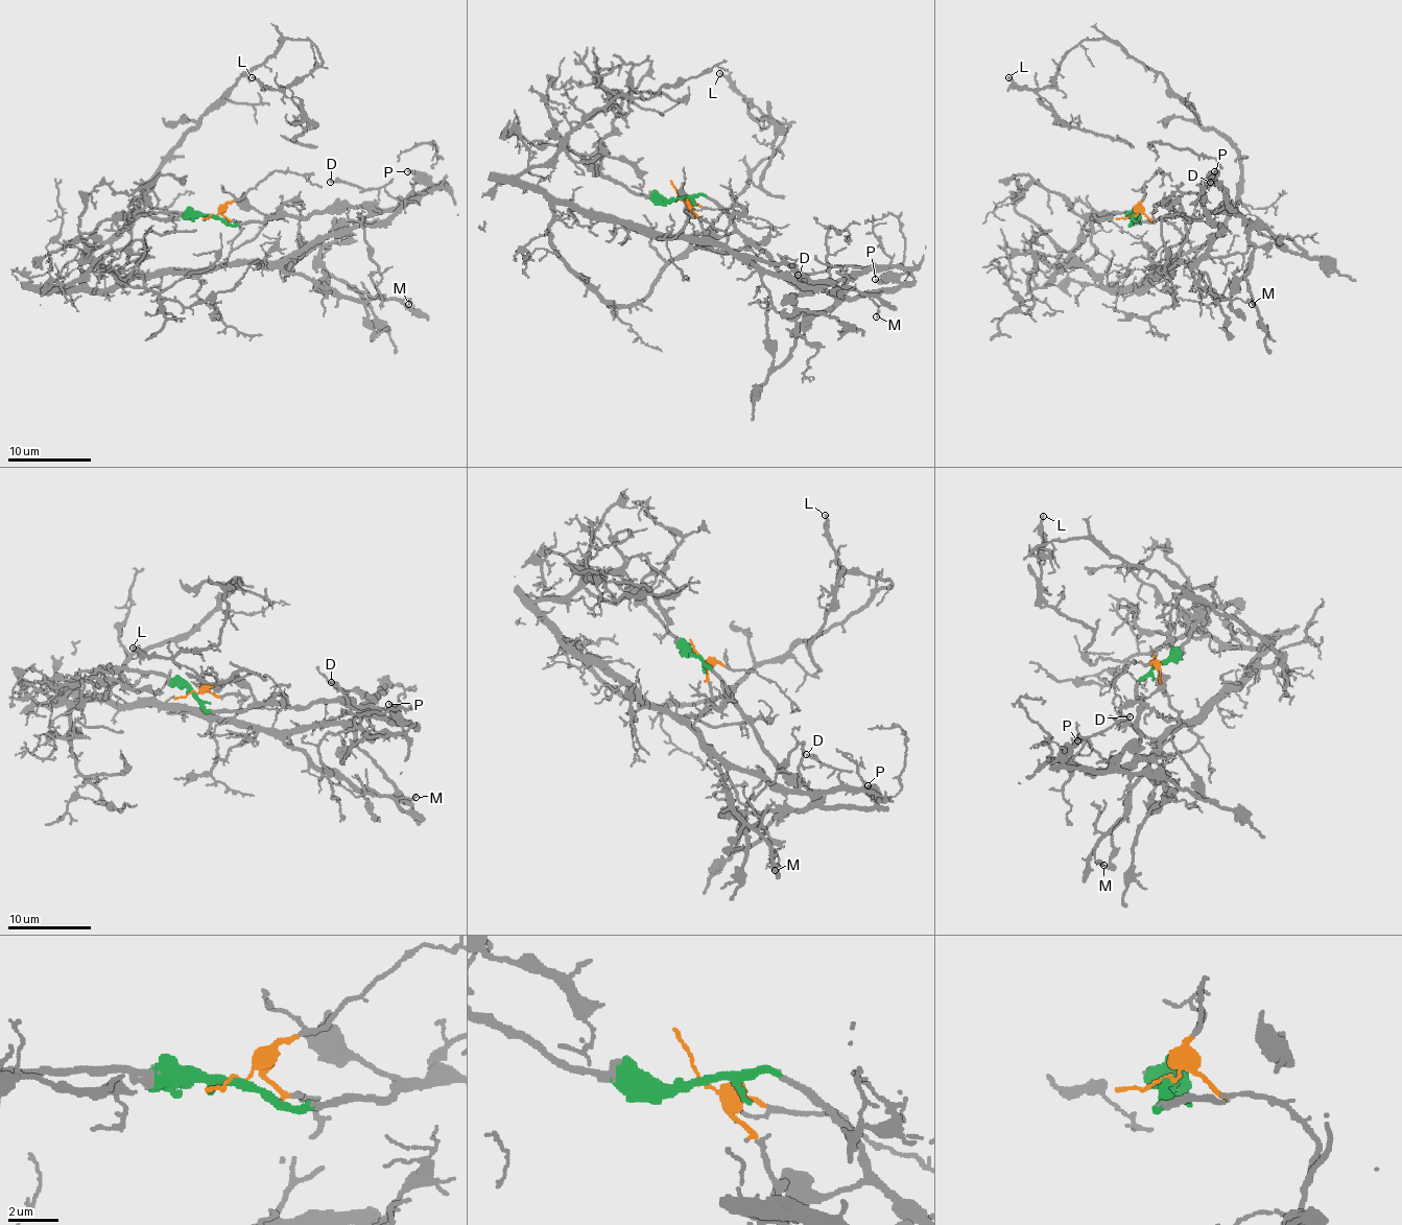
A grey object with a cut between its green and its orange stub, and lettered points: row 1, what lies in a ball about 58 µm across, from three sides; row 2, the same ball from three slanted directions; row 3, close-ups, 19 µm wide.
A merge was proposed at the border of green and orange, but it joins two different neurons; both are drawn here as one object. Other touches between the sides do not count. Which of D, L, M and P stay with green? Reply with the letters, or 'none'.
P

